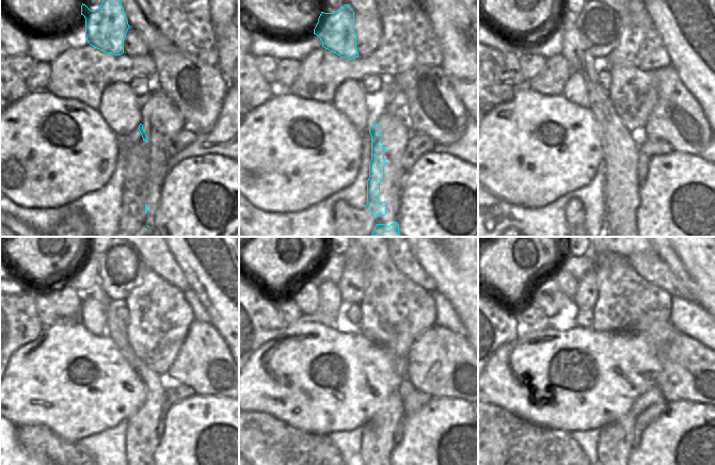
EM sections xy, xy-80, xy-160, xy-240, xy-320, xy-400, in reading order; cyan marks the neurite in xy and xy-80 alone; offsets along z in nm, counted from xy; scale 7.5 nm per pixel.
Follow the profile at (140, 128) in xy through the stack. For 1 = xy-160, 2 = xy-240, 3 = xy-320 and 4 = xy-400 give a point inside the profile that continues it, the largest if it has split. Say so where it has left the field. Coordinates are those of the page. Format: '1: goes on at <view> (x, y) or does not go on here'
1: goes on at xy-160 (621, 201)
2: goes on at xy-240 (142, 439)
3: goes on at xy-320 (378, 441)
4: goes on at xy-400 (615, 444)

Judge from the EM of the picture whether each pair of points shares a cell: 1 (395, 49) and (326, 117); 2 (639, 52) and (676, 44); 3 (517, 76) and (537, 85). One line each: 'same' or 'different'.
1: different
2: different
3: different

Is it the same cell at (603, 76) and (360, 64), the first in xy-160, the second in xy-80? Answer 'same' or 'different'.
different

